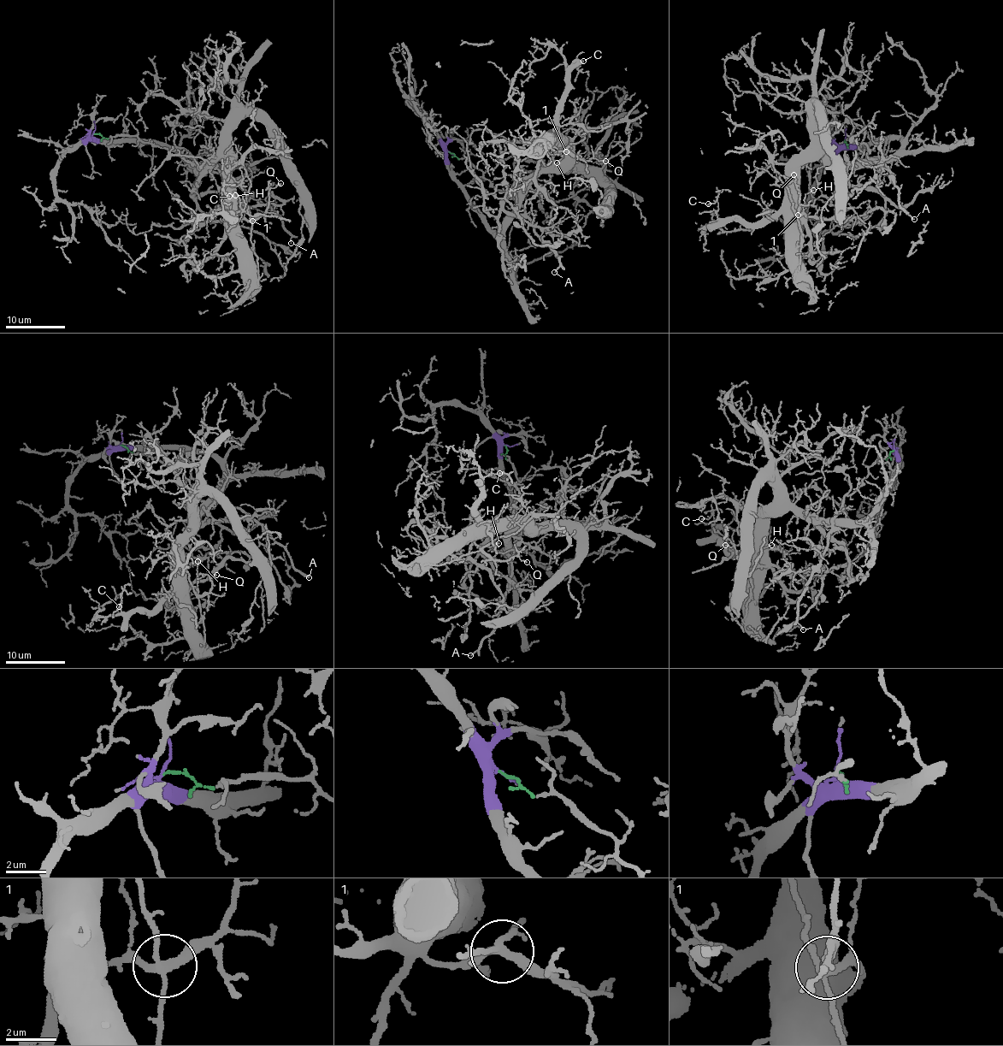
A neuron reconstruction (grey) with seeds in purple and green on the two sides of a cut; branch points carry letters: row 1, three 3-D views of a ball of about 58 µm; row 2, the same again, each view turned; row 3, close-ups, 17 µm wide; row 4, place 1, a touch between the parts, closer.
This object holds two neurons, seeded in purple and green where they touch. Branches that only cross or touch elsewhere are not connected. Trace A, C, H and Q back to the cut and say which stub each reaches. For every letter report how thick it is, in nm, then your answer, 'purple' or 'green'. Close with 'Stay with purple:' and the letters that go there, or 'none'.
A: 100 nm thick; green
C: 130 nm thick; purple
H: 110 nm thick; purple
Q: 140 nm thick; purple
Stay with purple: C, H, Q

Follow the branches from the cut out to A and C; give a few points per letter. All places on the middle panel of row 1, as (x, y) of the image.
A: (449, 152), (467, 158), (499, 192), (523, 209), (533, 227), (558, 256), (560, 266), (555, 271)
C: (449, 150), (469, 204), (499, 232), (522, 192), (559, 164), (563, 150), (551, 141), (566, 69), (582, 60)

